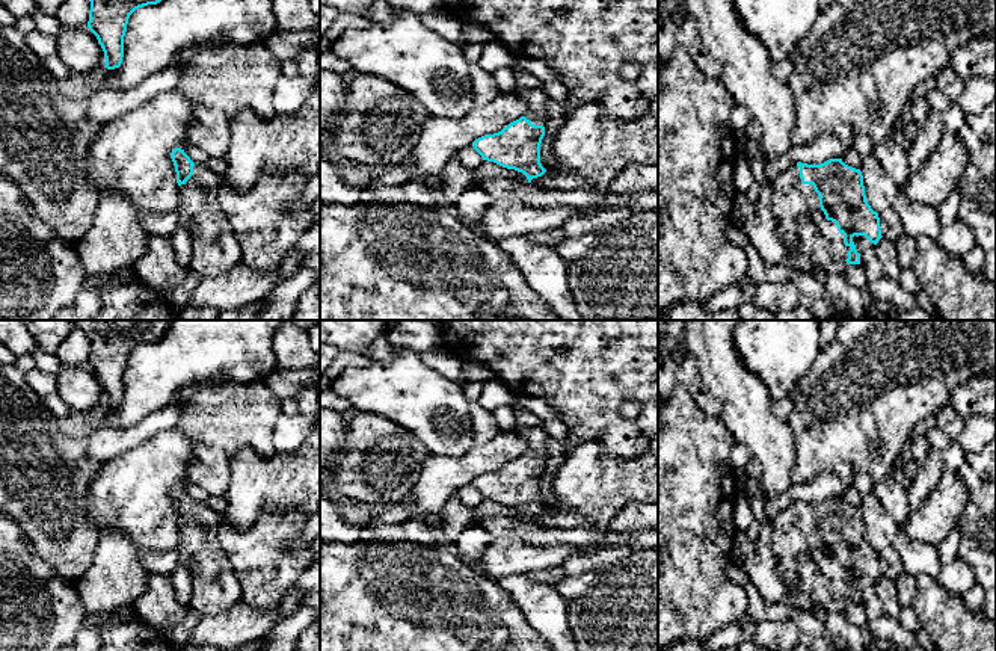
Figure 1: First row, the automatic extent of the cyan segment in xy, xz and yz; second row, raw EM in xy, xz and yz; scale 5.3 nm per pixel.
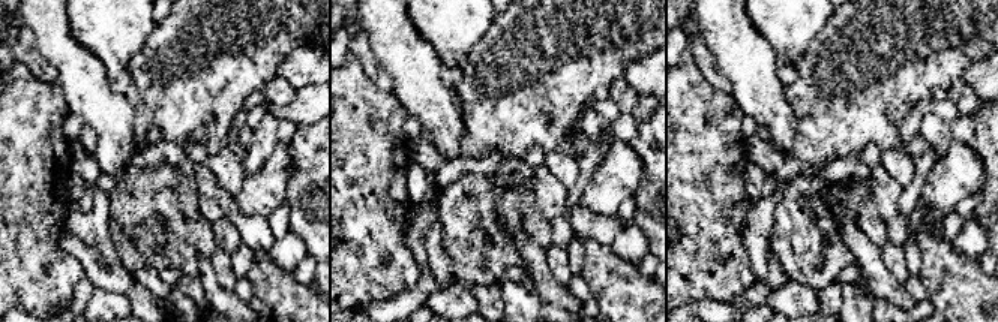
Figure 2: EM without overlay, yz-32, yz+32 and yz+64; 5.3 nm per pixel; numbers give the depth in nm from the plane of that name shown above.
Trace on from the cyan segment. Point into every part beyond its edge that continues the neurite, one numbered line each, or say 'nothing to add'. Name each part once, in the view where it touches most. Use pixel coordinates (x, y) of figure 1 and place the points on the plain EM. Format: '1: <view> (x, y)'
1: yz (811, 579)

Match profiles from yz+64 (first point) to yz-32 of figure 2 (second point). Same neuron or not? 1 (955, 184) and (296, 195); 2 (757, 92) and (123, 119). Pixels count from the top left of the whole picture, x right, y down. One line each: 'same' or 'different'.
1: different
2: same

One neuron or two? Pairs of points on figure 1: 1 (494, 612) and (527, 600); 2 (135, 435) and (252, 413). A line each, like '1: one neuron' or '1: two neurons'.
1: two neurons
2: two neurons

